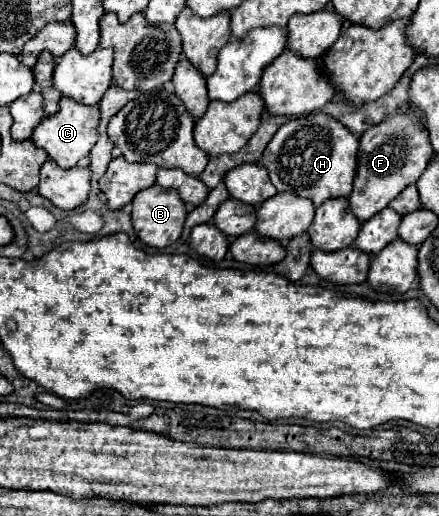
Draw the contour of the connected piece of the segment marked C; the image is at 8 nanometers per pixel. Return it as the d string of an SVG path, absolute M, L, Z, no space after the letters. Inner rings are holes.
M70 97L60 99L60 111L52 117L42 119L42 123L34 129L32 141L42 147L62 169L74 167L82 157L90 155L92 147L98 141L98 123L100 123L100 109L98 105L84 105Z

